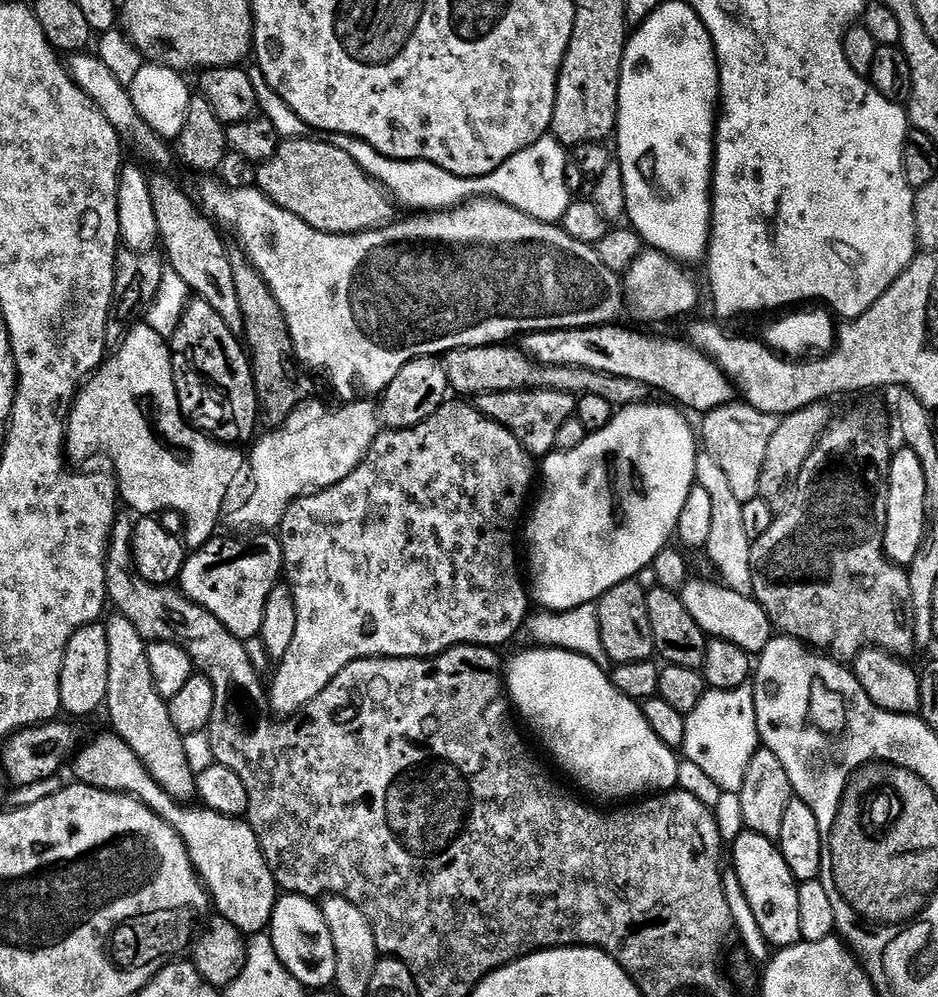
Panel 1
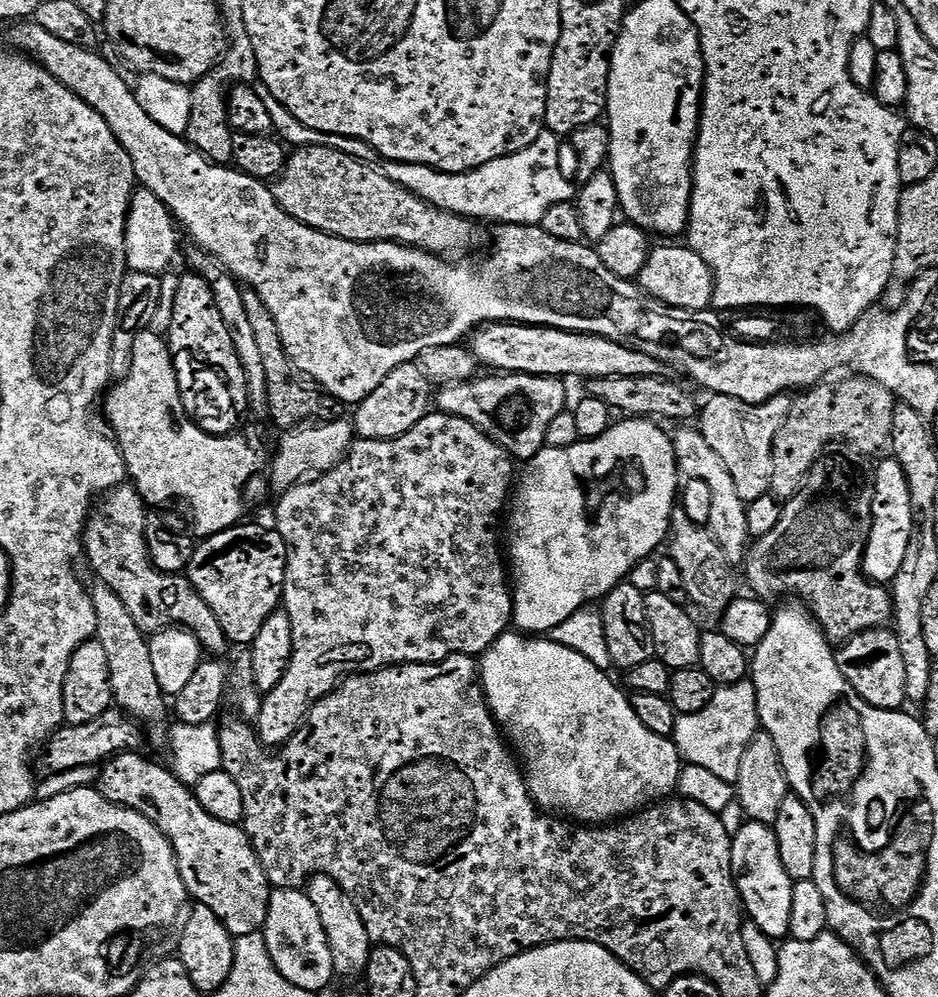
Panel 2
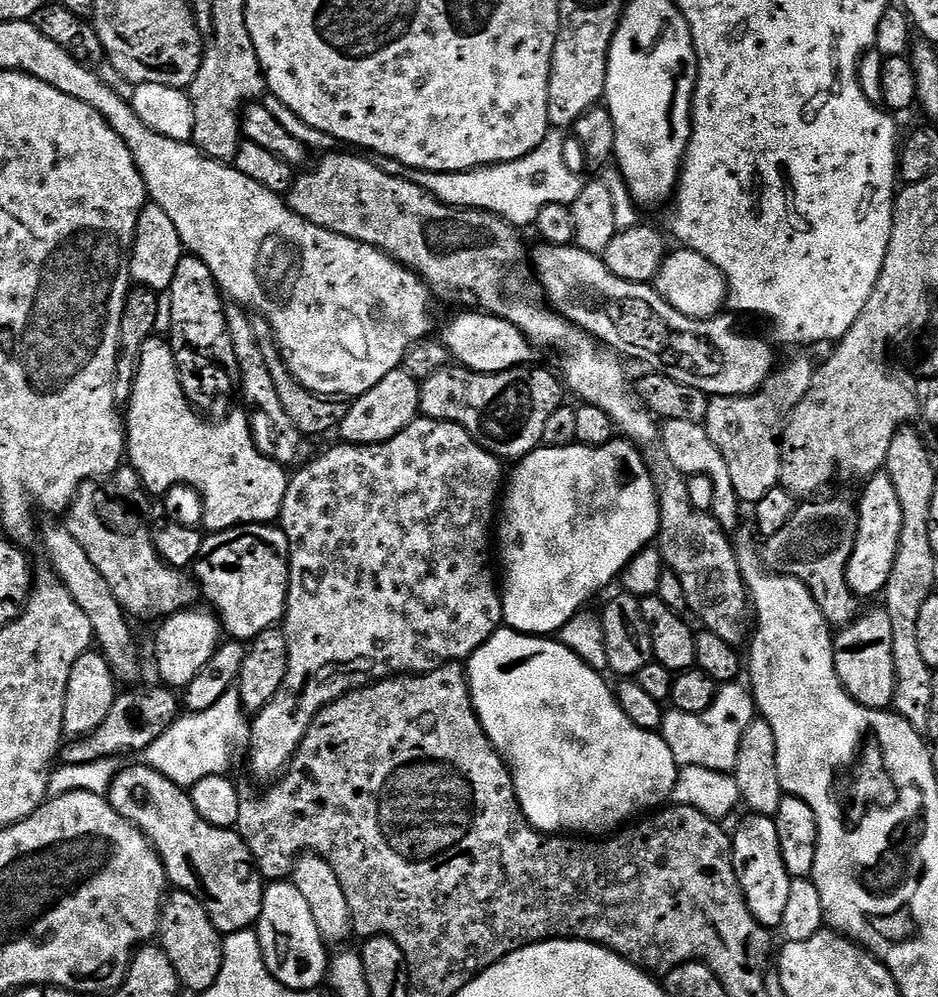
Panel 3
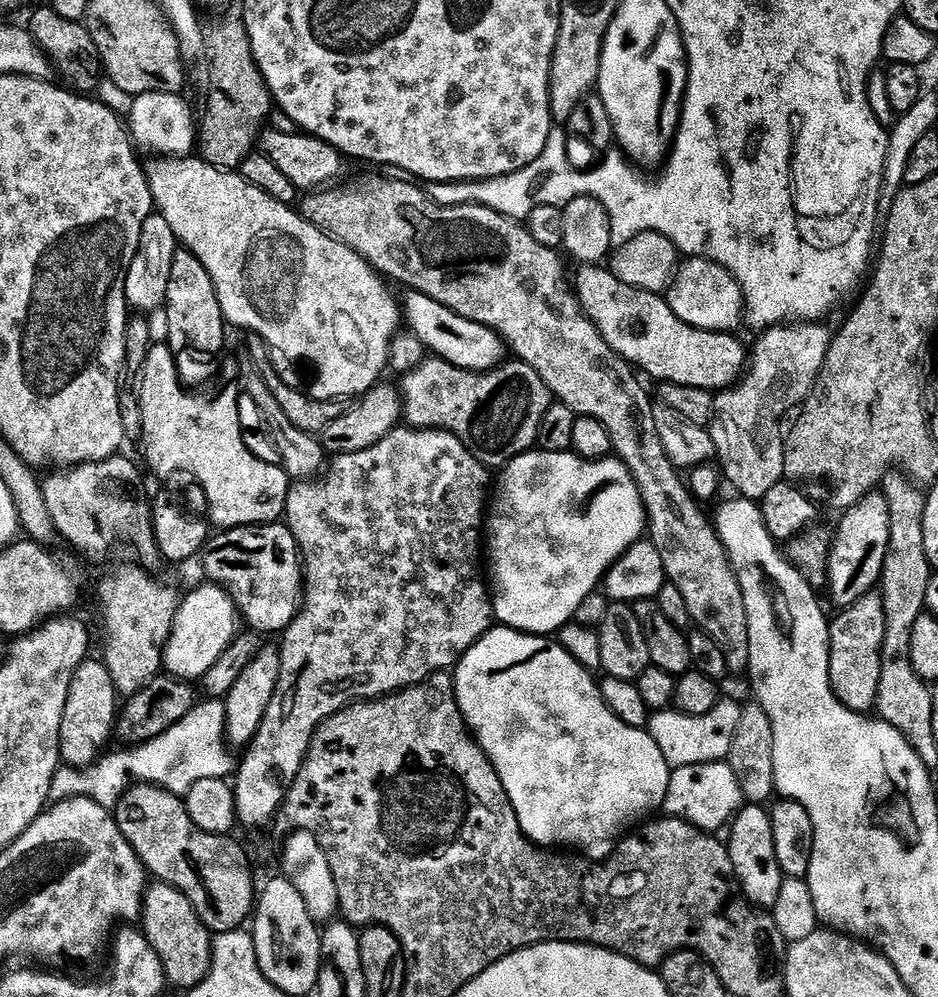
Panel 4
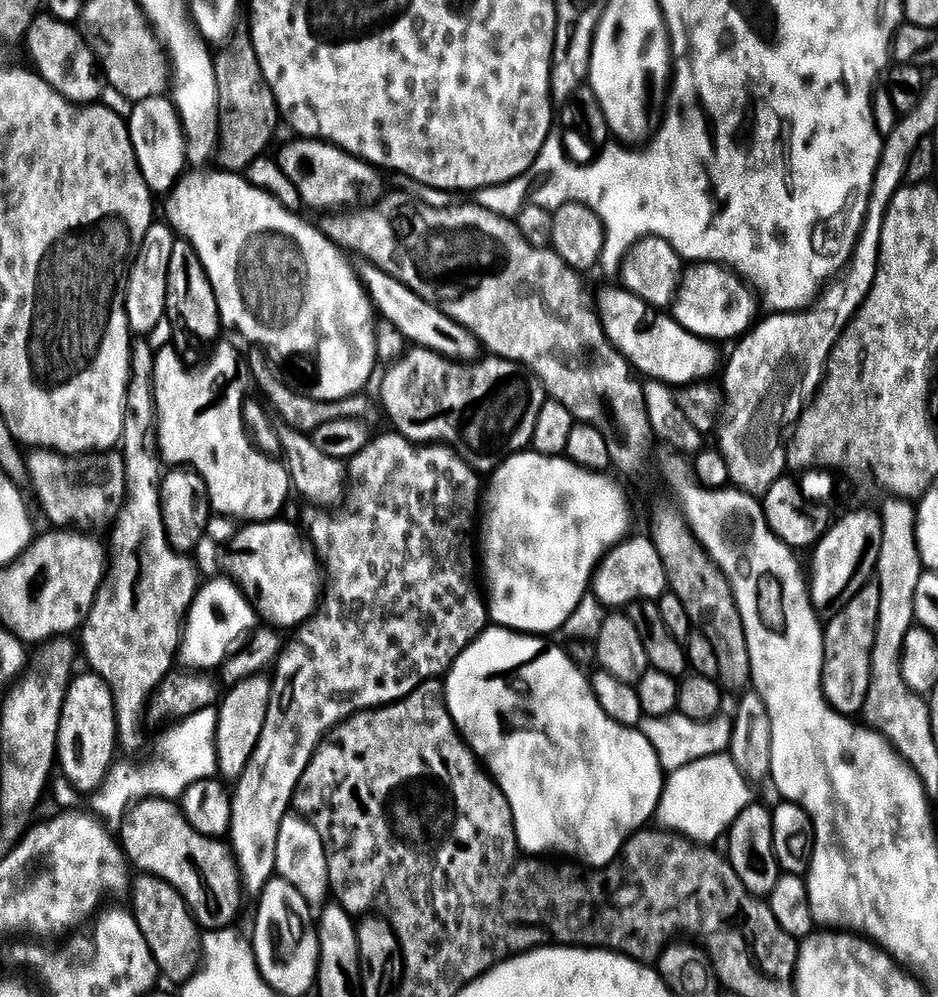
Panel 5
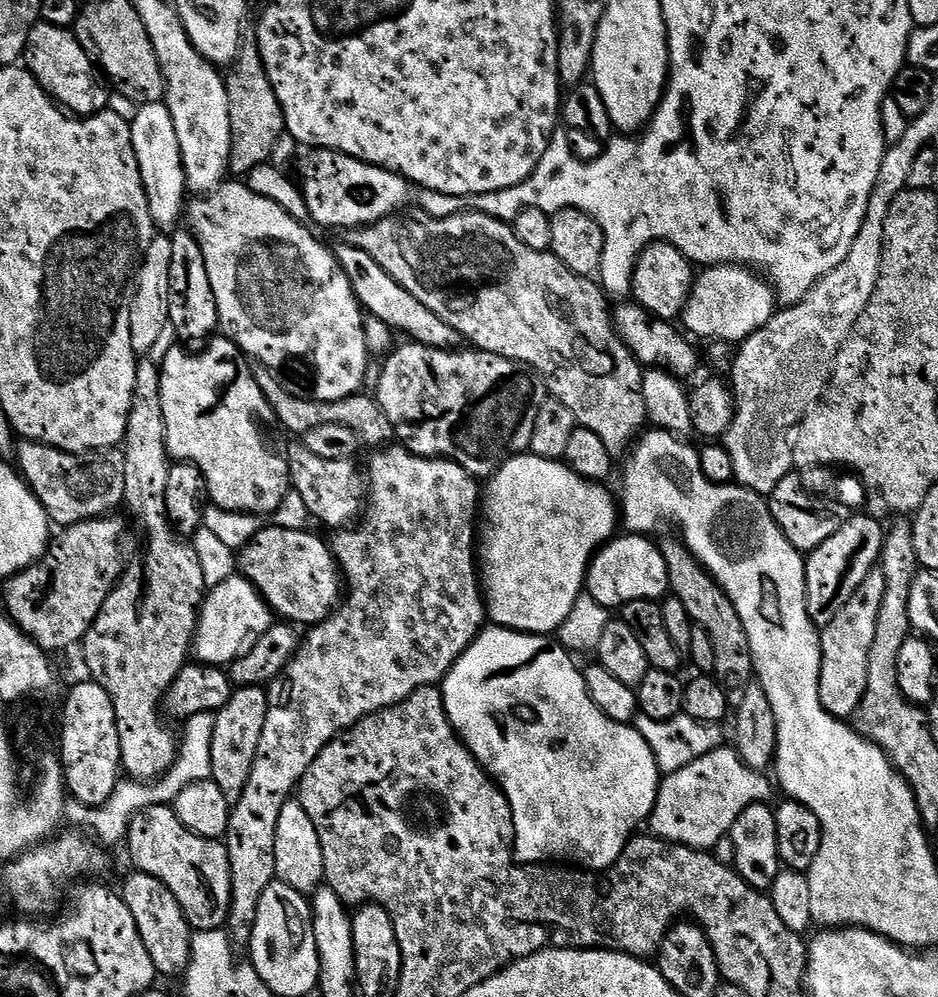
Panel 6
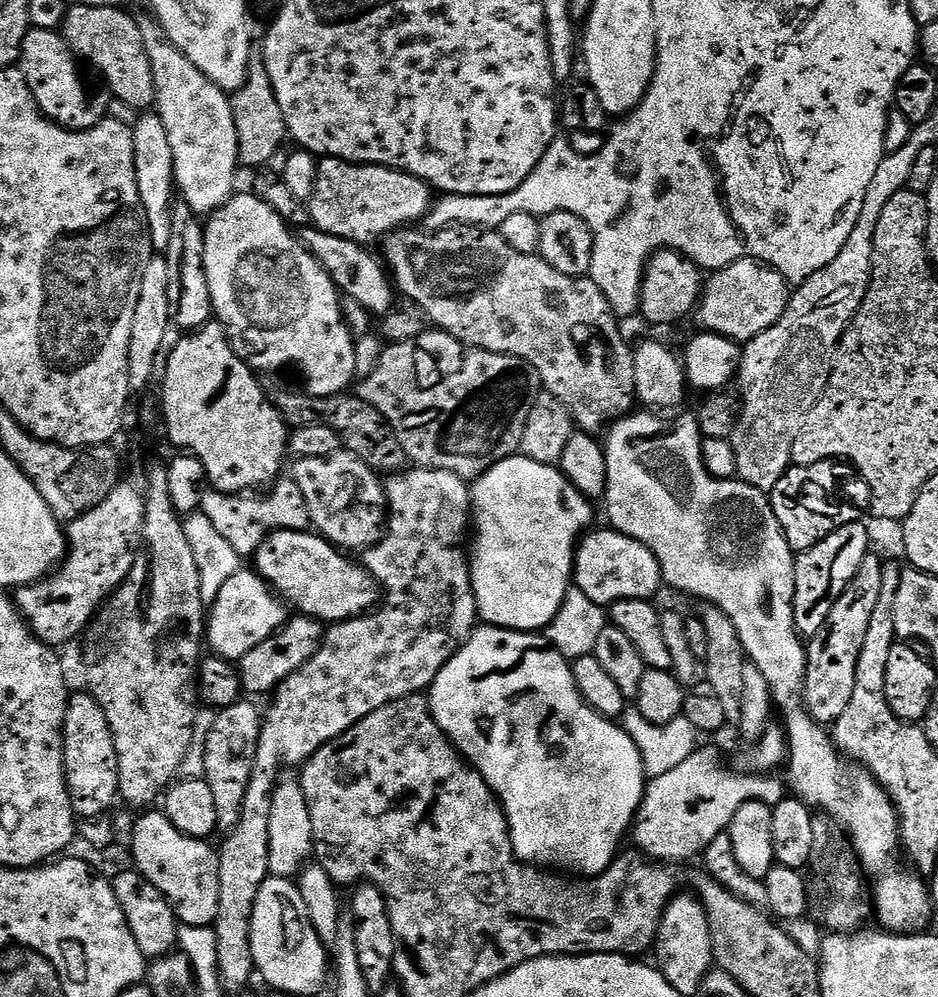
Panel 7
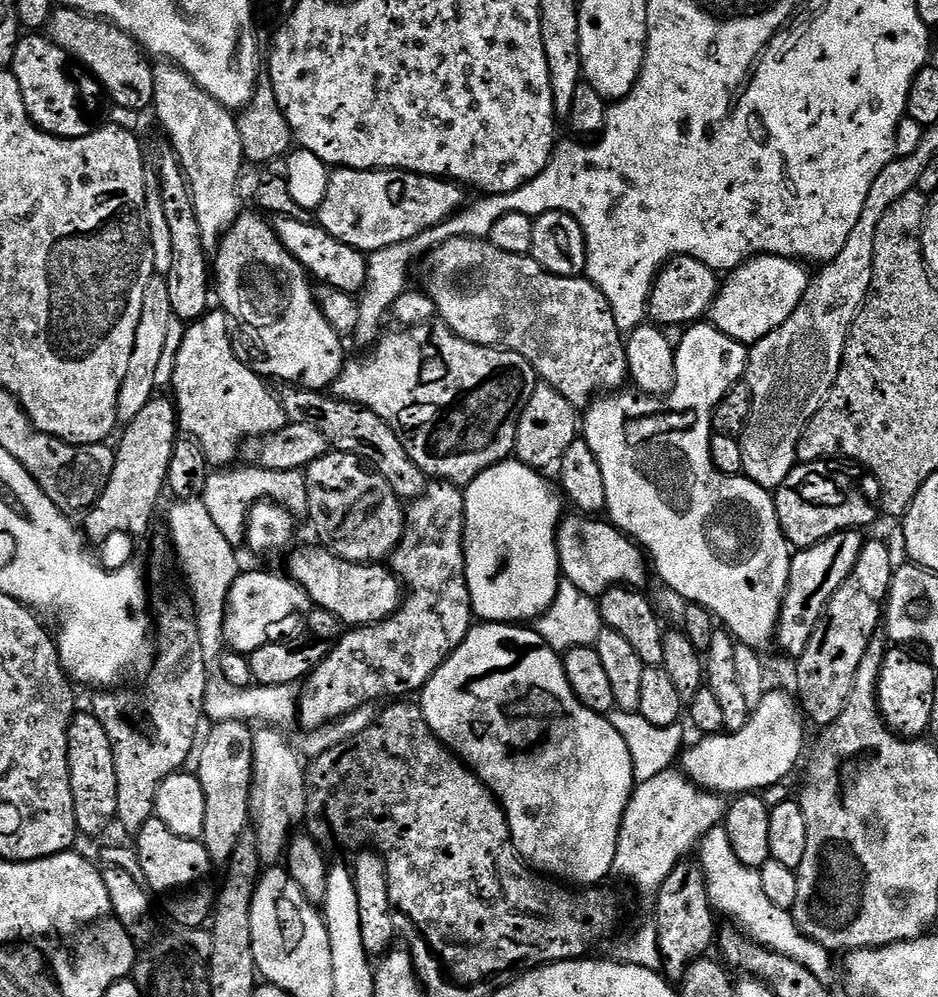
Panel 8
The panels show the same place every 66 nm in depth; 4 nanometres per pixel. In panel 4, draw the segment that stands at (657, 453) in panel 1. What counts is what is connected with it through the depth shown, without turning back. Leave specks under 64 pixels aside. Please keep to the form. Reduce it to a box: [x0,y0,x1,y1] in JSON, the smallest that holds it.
[486,450,646,634]

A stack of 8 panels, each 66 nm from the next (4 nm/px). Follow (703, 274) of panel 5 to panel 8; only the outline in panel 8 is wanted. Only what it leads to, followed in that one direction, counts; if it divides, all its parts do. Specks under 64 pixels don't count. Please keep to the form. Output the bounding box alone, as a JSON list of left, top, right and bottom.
[710,256,810,346]

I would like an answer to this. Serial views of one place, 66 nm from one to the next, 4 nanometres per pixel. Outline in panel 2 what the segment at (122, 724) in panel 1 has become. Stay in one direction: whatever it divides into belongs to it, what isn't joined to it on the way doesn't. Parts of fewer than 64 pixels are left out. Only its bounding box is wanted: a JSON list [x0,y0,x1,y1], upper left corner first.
[90,582,168,725]

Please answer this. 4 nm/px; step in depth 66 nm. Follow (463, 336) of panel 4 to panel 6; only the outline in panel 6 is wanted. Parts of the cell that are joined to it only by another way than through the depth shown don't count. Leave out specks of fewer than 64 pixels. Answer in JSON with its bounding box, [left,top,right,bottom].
[334,242,462,350]

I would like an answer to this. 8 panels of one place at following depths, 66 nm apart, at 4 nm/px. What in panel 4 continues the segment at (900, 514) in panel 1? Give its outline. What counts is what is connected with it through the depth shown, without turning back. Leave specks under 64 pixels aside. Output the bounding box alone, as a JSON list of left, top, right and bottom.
[826,491,890,609]

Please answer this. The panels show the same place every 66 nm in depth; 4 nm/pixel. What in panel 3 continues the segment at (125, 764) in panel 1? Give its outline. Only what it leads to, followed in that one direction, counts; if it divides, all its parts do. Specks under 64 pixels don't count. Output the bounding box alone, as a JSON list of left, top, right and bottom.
[106,762,266,934]

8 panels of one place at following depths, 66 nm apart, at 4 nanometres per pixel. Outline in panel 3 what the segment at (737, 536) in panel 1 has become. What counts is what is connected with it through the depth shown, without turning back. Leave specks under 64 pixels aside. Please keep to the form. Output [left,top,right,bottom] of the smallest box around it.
[660,420,742,533]

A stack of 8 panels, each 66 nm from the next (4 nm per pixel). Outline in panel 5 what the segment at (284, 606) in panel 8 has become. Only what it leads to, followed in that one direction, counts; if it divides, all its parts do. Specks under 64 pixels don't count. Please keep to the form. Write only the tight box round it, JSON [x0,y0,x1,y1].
[178,579,258,669]

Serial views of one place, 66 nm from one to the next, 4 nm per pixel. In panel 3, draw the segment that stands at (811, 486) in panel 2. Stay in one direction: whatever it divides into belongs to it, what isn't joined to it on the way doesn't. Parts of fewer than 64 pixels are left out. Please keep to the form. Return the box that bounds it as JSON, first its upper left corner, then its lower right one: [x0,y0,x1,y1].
[759,498,861,626]

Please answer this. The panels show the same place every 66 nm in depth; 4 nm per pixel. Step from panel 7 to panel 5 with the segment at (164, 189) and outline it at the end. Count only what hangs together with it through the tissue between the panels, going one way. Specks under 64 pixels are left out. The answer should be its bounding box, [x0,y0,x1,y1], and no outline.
[127,95,188,186]

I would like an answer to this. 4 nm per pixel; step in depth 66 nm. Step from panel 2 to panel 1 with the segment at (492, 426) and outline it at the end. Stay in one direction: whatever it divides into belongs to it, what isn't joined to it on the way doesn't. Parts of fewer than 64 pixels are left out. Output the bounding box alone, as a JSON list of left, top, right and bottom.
[474,388,577,458]

